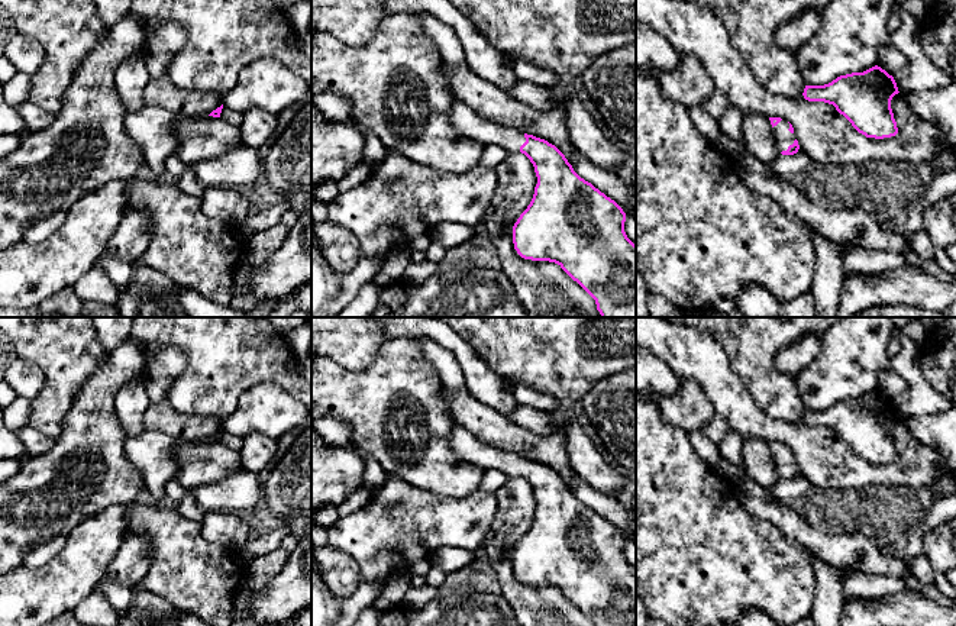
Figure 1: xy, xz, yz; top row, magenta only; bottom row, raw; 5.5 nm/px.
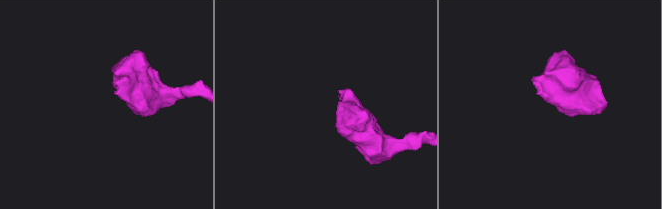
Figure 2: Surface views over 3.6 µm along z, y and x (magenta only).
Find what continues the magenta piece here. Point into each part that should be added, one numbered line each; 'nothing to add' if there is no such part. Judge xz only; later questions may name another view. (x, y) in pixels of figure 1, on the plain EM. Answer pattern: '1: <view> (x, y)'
1: xz (465, 445)

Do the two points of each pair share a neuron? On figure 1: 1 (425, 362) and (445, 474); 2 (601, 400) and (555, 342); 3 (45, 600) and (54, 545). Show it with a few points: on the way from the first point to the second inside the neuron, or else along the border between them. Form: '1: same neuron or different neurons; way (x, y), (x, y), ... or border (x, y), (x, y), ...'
1: same neuron; way (425, 390), (425, 447)
2: different neurons; border (620, 371), (601, 378), (581, 400)
3: different neurons; border (67, 536), (47, 562), (23, 565)

